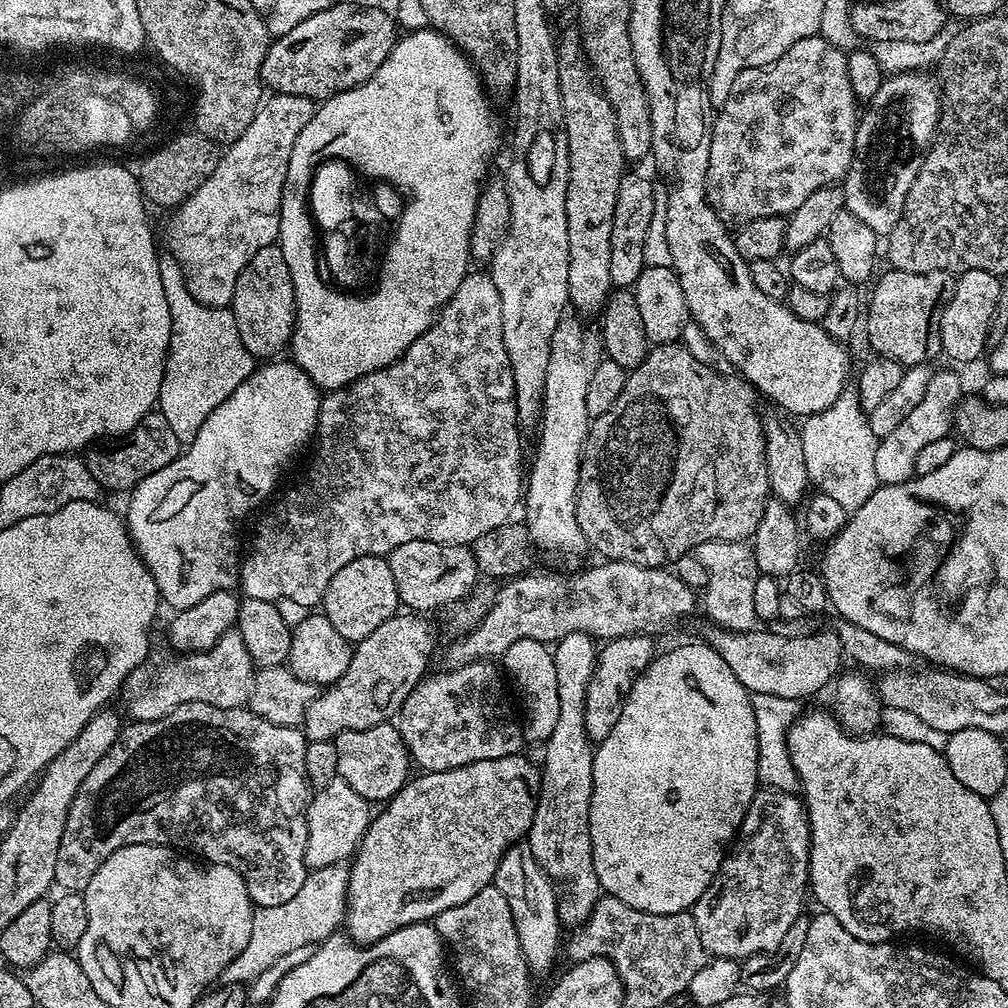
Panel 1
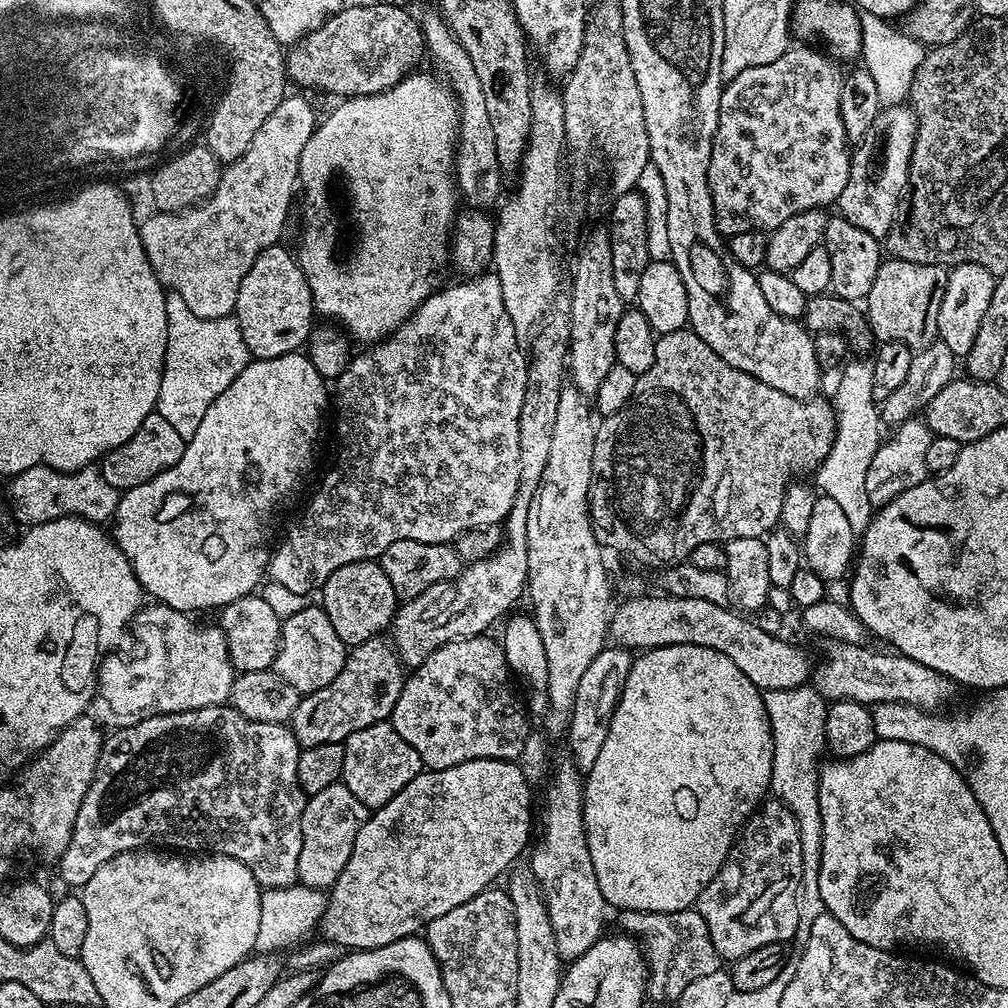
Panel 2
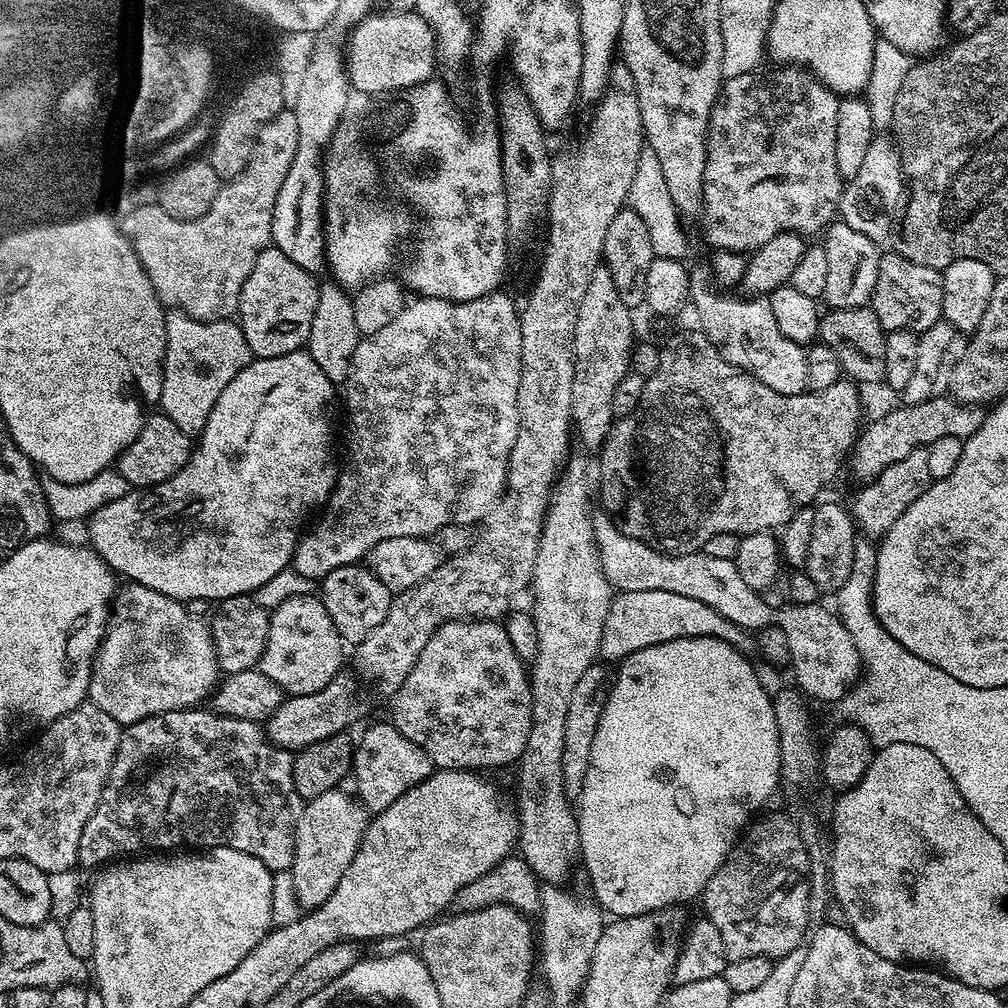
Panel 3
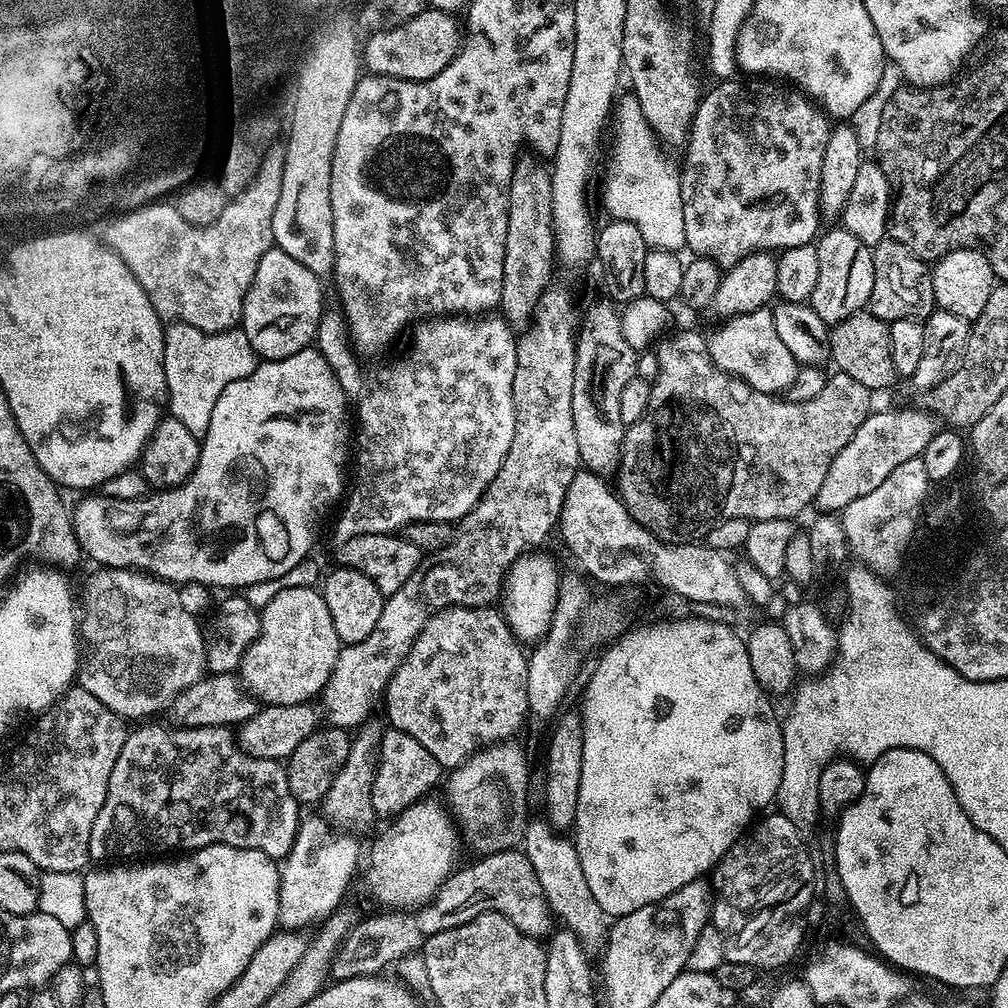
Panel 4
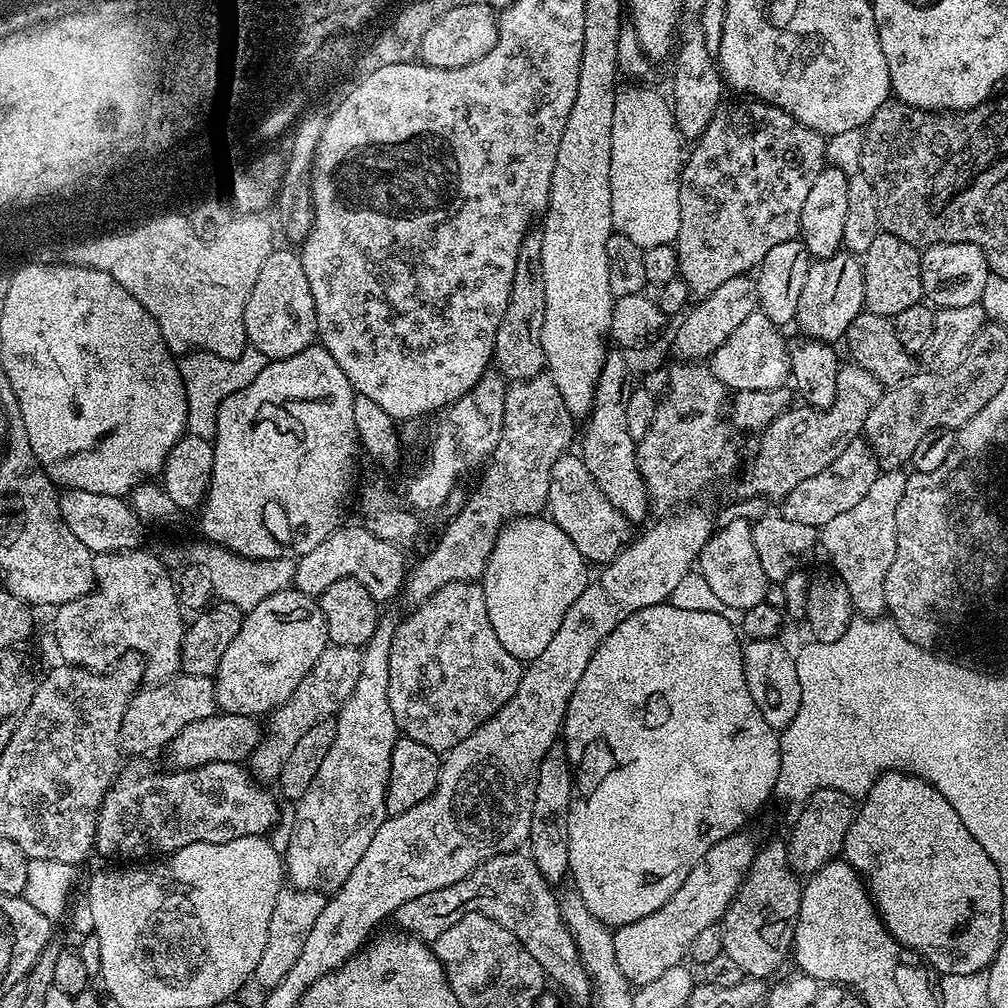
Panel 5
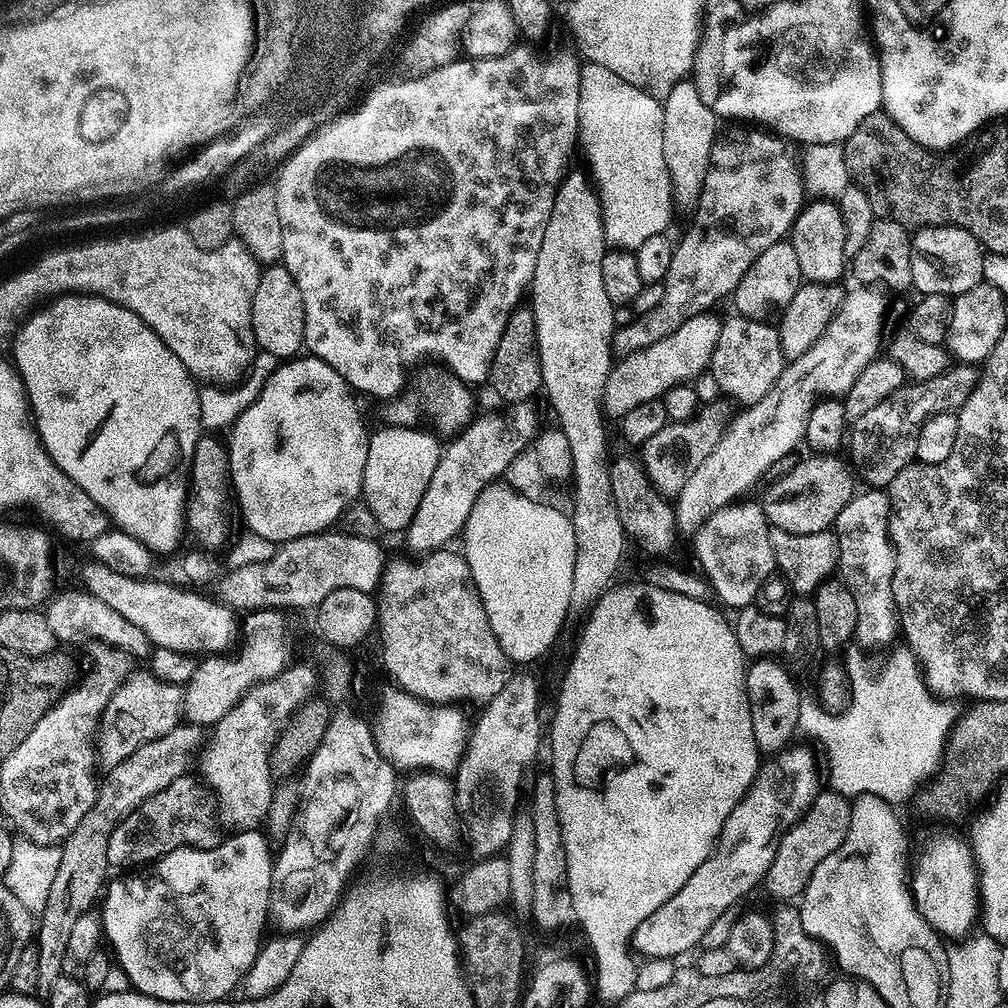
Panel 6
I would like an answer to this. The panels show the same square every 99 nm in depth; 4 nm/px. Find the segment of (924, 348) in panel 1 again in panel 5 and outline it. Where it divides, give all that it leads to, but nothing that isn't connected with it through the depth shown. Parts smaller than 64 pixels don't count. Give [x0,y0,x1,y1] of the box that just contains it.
[862,231,924,318]

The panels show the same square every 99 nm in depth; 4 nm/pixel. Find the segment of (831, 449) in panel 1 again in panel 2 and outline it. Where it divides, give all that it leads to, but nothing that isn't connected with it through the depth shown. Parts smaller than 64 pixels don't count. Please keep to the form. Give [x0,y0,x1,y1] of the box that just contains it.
[816,356,882,521]

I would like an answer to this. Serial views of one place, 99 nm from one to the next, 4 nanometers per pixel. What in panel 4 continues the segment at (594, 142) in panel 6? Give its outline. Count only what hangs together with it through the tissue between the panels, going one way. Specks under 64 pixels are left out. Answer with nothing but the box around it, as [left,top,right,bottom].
[604,95,686,253]

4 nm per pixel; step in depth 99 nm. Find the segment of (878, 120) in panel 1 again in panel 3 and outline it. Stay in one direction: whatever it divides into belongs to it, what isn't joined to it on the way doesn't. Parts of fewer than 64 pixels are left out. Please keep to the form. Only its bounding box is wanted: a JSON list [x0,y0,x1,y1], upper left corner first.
[838,134,906,246]

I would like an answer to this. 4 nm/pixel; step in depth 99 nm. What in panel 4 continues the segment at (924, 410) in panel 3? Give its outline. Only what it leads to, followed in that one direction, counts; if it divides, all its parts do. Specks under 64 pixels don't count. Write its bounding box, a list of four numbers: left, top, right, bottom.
[815,408,938,514]

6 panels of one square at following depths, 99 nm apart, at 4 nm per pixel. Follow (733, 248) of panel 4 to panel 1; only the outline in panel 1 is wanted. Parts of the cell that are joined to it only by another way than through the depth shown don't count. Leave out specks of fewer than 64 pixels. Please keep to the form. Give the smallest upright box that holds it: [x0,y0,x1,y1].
[706,34,858,226]

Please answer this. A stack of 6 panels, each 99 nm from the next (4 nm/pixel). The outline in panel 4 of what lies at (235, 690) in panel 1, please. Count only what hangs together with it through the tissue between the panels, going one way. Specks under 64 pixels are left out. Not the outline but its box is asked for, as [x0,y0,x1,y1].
[78,566,205,722]

